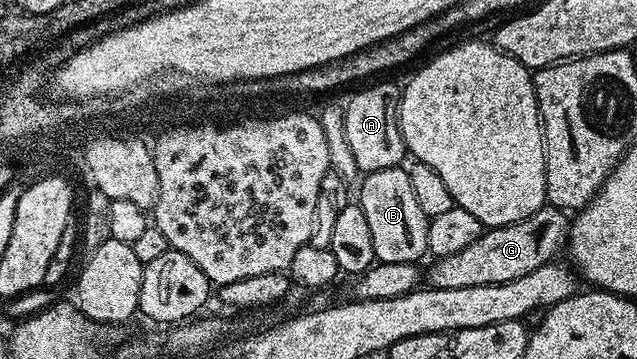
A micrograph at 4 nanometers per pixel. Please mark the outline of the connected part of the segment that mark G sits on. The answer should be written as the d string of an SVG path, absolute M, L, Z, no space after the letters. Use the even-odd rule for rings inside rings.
M545 204L520 222L485 229L478 240L462 248L462 252L435 259L431 263L433 266L426 270L427 285L434 288L478 288L482 284L506 284L506 280L518 280L518 276L526 276L526 272L534 272L553 261L559 255L556 253L565 249L569 225L570 218L565 211Z

